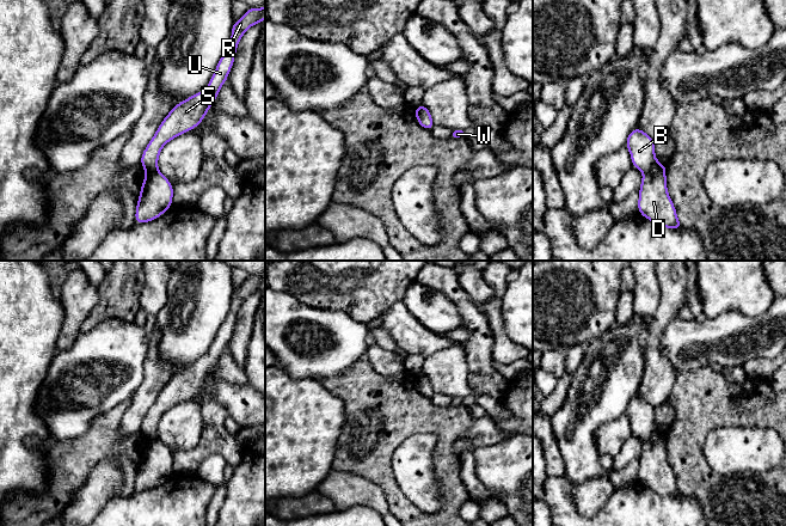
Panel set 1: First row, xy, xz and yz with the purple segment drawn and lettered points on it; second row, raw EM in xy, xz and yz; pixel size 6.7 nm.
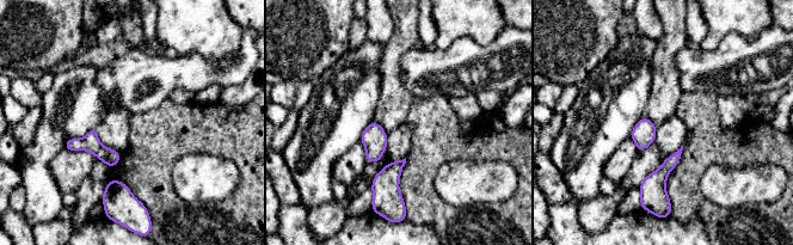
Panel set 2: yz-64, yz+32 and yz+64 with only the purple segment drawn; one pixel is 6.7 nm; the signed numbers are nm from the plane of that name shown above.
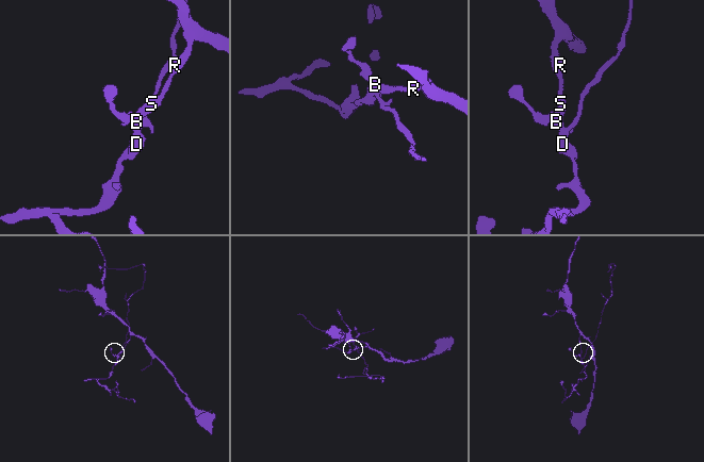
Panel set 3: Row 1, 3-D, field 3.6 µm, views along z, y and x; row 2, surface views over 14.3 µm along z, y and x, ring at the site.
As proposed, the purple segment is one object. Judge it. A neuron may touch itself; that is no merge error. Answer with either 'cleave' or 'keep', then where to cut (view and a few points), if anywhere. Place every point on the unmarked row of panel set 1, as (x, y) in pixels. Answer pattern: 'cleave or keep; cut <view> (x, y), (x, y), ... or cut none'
cleave; cut yz (656, 429), (644, 441)

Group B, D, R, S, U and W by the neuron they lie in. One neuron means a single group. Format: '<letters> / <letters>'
B R S U / D W

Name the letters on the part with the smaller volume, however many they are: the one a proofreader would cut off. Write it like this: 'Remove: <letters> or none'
Remove: D, W

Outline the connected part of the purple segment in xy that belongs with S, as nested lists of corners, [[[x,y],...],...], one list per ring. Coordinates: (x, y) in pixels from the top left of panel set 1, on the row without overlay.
[[[248,275],[246,281],[238,289],[234,289],[232,294],[232,306],[227,318],[220,326],[207,357],[197,360],[173,374],[143,418],[141,423],[141,434],[147,440],[158,438],[160,418],[168,409],[199,393],[210,373],[216,368],[221,354],[227,349],[228,341],[231,340],[237,322],[237,314],[242,302],[250,294],[264,287],[265,275]]]

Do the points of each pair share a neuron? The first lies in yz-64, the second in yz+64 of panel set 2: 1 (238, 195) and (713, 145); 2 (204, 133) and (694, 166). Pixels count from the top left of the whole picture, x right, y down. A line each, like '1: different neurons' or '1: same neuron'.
1: same neuron
2: same neuron

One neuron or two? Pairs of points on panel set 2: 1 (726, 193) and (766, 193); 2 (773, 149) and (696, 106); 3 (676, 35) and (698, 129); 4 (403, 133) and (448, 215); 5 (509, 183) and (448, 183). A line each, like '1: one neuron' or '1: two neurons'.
1: one neuron
2: one neuron
3: two neurons
4: two neurons
5: one neuron

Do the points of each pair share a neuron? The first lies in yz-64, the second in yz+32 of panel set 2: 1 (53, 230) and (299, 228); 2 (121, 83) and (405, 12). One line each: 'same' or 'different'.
1: different
2: different

